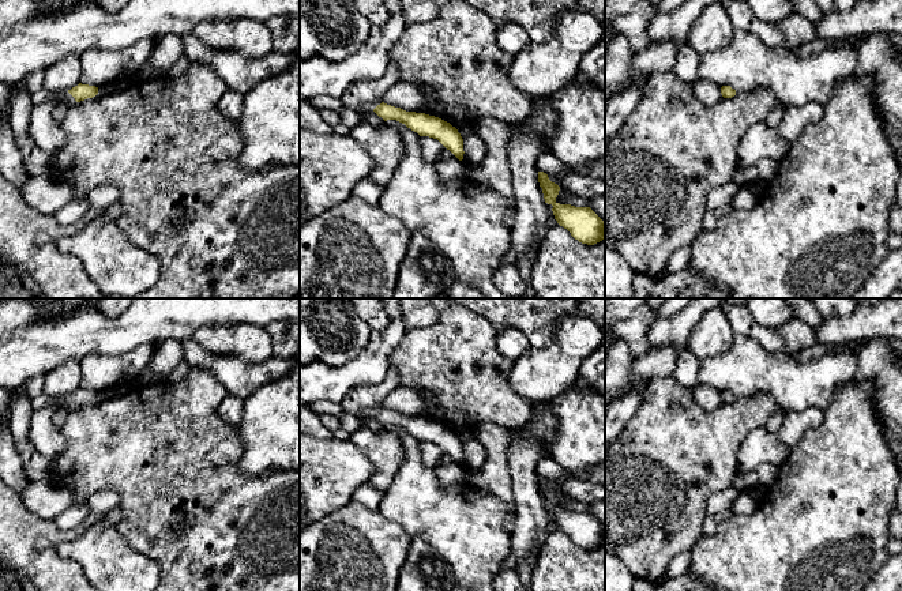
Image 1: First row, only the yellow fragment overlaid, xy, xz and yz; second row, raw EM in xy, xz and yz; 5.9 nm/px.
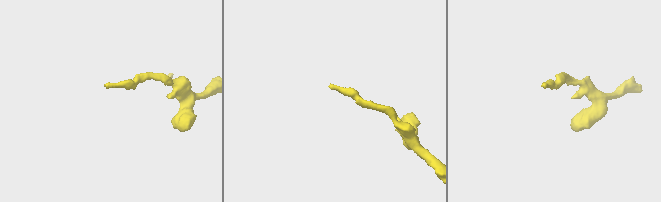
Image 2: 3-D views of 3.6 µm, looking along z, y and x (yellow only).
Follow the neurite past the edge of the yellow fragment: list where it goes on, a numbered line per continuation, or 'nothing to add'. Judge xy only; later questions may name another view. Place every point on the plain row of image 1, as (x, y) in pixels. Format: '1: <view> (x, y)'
1: xy (49, 441)

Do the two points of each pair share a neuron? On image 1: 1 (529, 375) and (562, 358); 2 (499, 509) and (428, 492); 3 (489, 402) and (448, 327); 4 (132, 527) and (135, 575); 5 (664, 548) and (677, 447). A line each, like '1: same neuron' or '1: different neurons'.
1: same neuron
2: same neuron
3: same neuron
4: different neurons
5: same neuron

